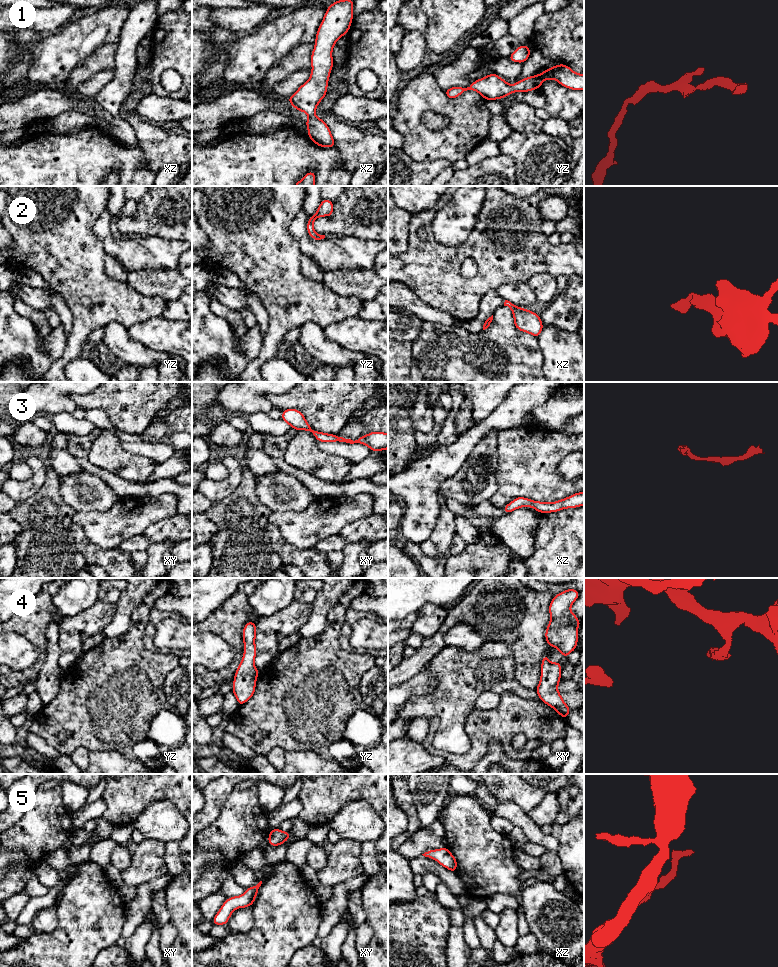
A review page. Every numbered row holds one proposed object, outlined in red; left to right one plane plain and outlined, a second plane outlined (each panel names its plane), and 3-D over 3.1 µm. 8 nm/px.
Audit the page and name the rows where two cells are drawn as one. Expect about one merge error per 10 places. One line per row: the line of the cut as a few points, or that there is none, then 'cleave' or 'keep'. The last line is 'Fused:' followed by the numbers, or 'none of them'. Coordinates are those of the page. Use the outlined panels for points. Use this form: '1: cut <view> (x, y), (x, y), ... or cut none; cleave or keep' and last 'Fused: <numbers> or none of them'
1: cut none; keep
2: cut none; keep
3: cut none; keep
4: cut none; keep
5: cut none; keep
Fused: none of them

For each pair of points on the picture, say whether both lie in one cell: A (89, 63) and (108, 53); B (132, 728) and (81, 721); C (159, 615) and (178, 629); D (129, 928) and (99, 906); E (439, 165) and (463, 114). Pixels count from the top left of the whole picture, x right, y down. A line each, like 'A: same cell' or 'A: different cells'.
A: same cell
B: same cell
C: different cells
D: different cells
E: different cells

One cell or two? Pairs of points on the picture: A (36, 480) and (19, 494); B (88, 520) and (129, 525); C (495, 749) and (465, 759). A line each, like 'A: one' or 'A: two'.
A: one
B: one
C: two

